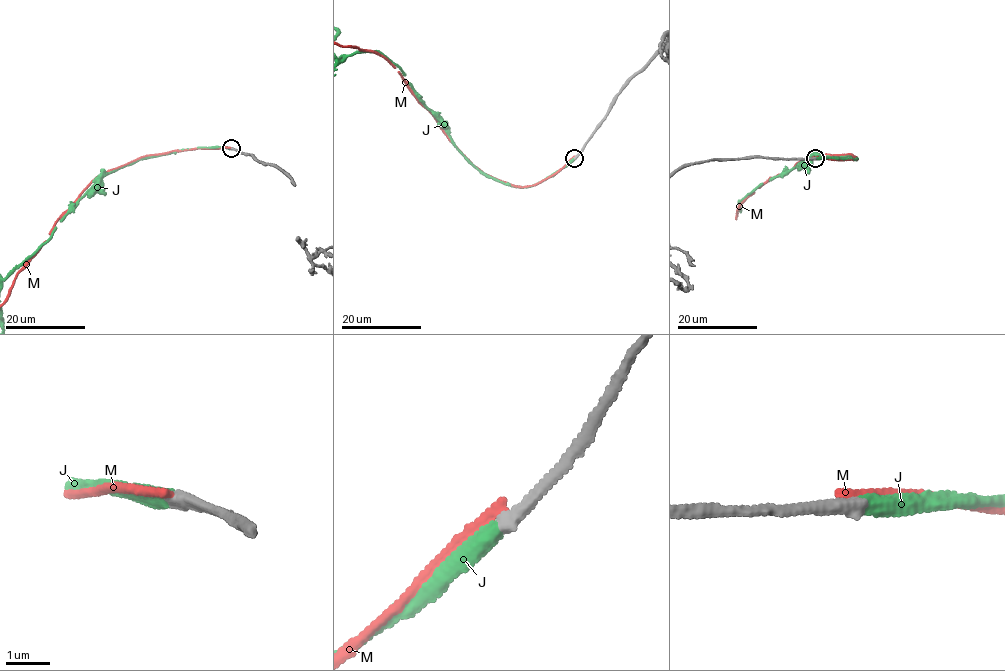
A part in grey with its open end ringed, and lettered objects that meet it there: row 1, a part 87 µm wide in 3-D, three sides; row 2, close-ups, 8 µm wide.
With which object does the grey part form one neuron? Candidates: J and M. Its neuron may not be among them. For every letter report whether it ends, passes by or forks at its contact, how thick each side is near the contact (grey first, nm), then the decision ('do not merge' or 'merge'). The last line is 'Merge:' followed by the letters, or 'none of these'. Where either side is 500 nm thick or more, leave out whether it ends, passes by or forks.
J: it ends | 340/400 nm | merge
M: it ends | 360/240 nm | do not merge
Merge: J

